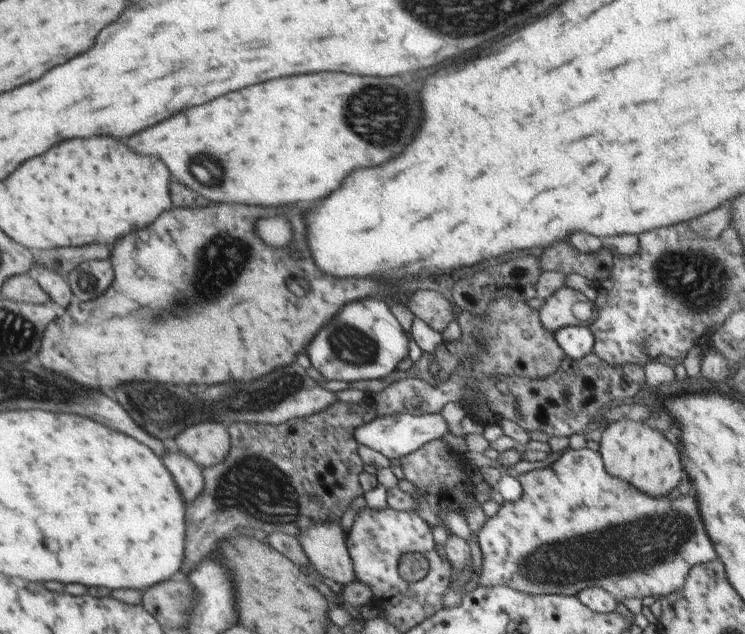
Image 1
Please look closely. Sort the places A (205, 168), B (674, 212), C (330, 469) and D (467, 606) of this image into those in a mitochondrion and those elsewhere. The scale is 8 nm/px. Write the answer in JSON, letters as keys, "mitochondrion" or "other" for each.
{"A":"mitochondrion","B":"other","C":"other","D":"other"}

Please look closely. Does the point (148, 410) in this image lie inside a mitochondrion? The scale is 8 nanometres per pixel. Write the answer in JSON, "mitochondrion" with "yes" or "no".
{"mitochondrion":"yes"}

